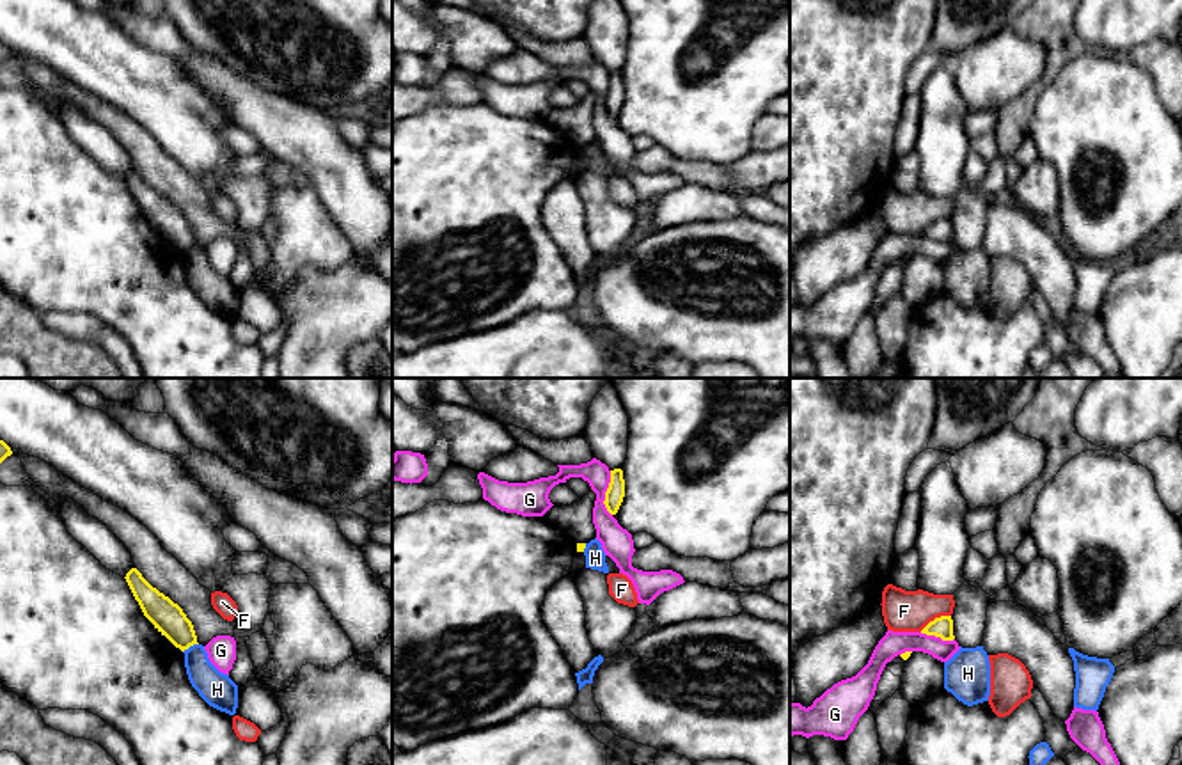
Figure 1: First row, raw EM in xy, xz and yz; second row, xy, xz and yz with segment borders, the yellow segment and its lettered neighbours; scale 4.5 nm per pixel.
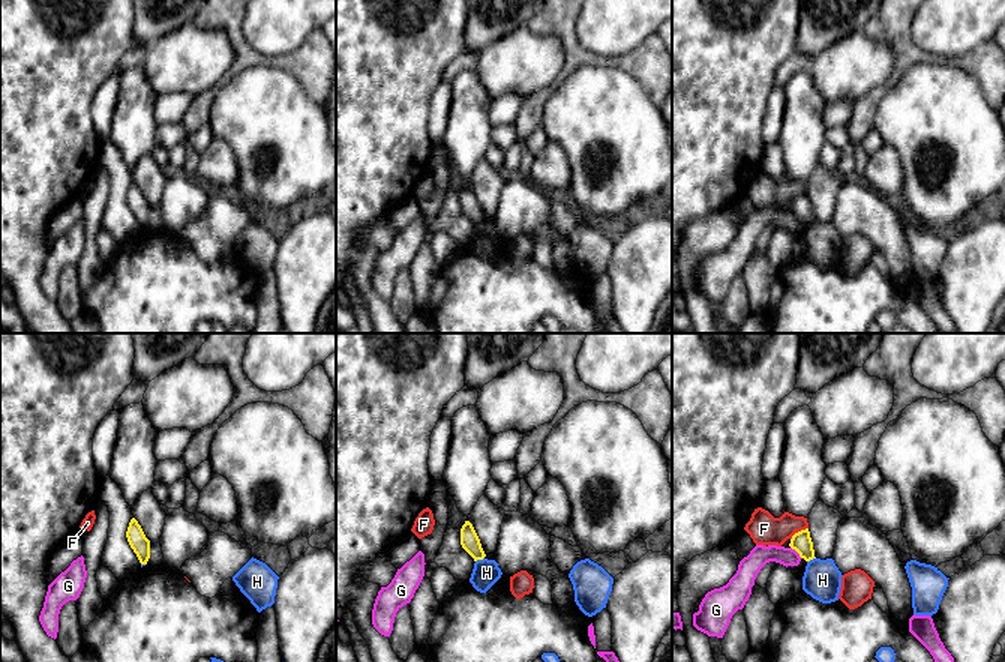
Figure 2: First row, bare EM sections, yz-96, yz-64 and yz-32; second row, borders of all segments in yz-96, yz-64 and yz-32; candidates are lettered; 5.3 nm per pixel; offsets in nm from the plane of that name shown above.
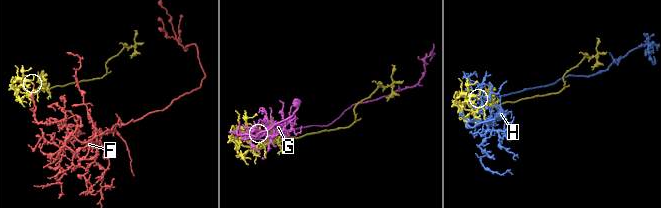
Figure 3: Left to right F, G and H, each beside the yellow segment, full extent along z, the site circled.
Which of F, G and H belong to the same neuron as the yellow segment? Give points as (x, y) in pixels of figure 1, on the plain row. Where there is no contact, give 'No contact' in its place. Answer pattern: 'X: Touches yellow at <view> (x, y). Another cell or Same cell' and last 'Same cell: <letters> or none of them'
F: Touches yellow at yz (936, 220). Another cell
G: Touches yellow at xz (606, 96). Another cell
H: Touches yellow at xy (190, 247). Another cell
Same cell: none of them

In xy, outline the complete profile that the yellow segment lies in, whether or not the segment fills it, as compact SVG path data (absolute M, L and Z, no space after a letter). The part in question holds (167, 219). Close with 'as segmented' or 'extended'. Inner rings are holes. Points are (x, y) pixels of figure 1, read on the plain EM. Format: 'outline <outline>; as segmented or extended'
outline M131 170L124 181L144 218L162 238L181 254L199 247L192 224L177 206L153 190L137 170Z; as segmented

